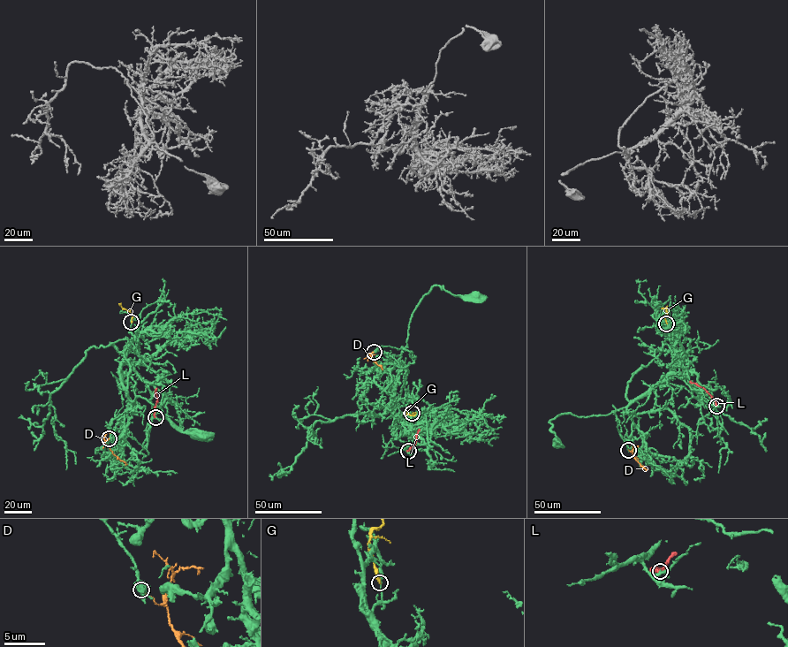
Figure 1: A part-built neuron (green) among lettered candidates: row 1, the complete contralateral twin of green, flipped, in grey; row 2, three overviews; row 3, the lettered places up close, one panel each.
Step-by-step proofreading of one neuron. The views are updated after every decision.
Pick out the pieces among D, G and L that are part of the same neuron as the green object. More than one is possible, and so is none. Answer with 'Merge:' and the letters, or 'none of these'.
Merge: none of these

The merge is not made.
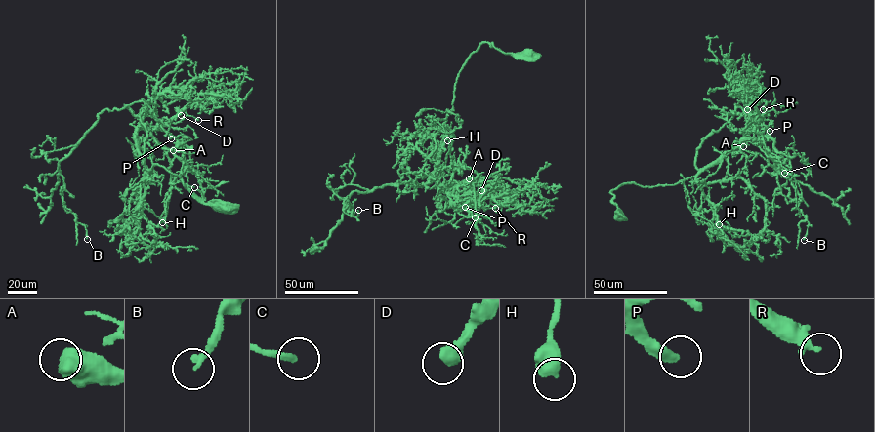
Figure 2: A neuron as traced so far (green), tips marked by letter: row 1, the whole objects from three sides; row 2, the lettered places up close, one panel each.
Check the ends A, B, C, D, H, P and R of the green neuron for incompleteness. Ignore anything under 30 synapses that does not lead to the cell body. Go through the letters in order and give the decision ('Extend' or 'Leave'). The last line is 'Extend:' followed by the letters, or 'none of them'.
A: Leave
B: Leave
C: Extend
D: Extend
H: Leave
P: Extend
R: Leave
Extend: C, D, P

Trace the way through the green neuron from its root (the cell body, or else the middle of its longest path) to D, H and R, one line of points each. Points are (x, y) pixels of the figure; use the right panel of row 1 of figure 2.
D: (618, 216), (611, 191), (696, 176), (758, 126), (758, 111), (753, 104), (747, 109)
H: (618, 216), (622, 213), (610, 192), (619, 185), (673, 185), (693, 176), (701, 192), (698, 215), (719, 224)
R: (618, 216), (622, 213), (611, 191), (626, 183), (673, 185), (696, 176), (758, 126), (763, 109)

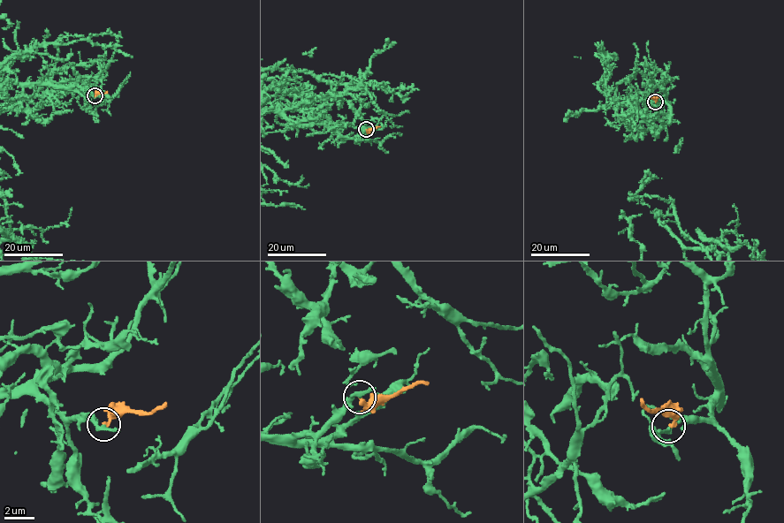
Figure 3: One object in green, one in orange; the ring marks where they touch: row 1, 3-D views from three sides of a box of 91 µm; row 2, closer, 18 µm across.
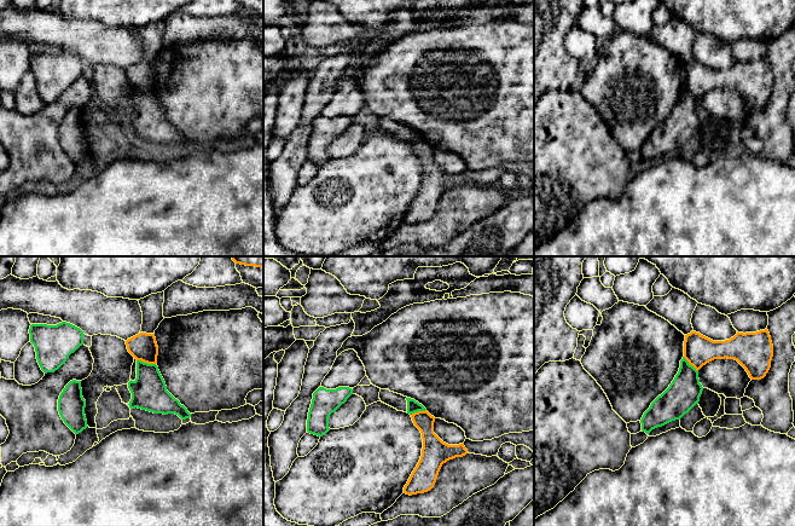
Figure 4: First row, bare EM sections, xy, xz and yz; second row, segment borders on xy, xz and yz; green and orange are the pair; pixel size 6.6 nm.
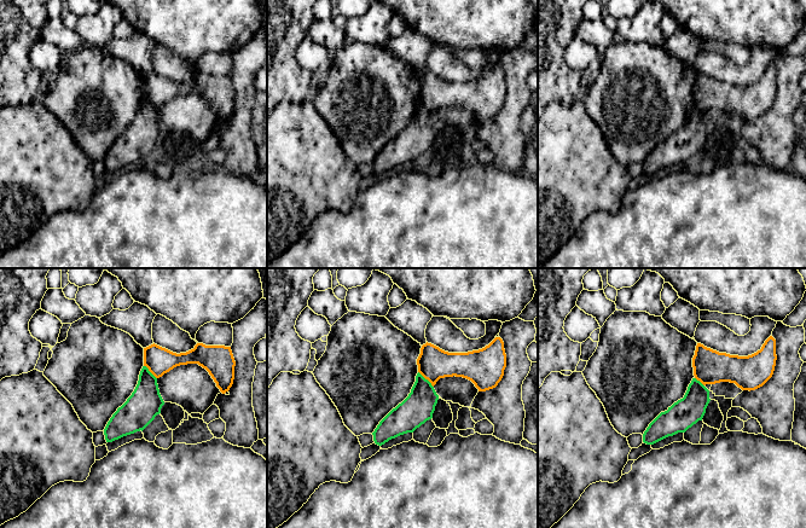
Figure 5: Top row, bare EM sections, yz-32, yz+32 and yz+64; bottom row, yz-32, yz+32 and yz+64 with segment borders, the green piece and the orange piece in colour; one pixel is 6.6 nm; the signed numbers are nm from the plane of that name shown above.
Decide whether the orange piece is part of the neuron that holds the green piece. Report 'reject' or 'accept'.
reject

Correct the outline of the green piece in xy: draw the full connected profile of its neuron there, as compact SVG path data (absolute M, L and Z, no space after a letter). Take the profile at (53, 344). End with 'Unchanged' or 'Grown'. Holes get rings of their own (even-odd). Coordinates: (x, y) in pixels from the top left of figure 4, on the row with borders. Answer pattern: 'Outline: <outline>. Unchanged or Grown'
Outline: M66 322L57 325L31 324L30 342L35 347L41 370L54 372L80 346L83 345L83 331Z. Unchanged

